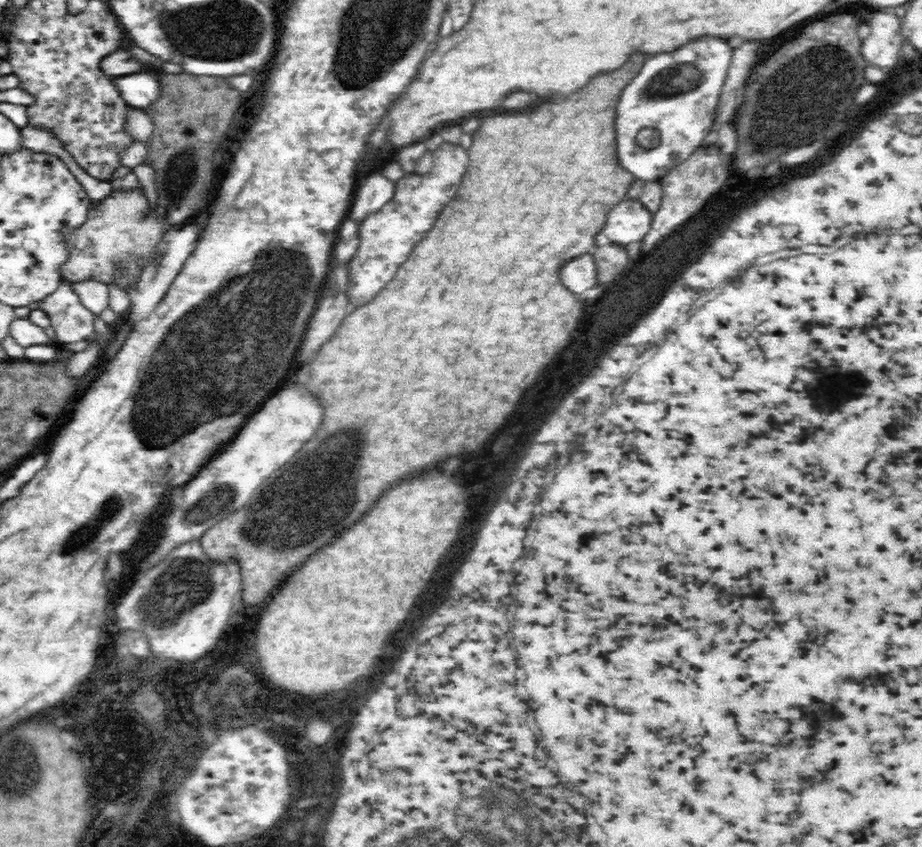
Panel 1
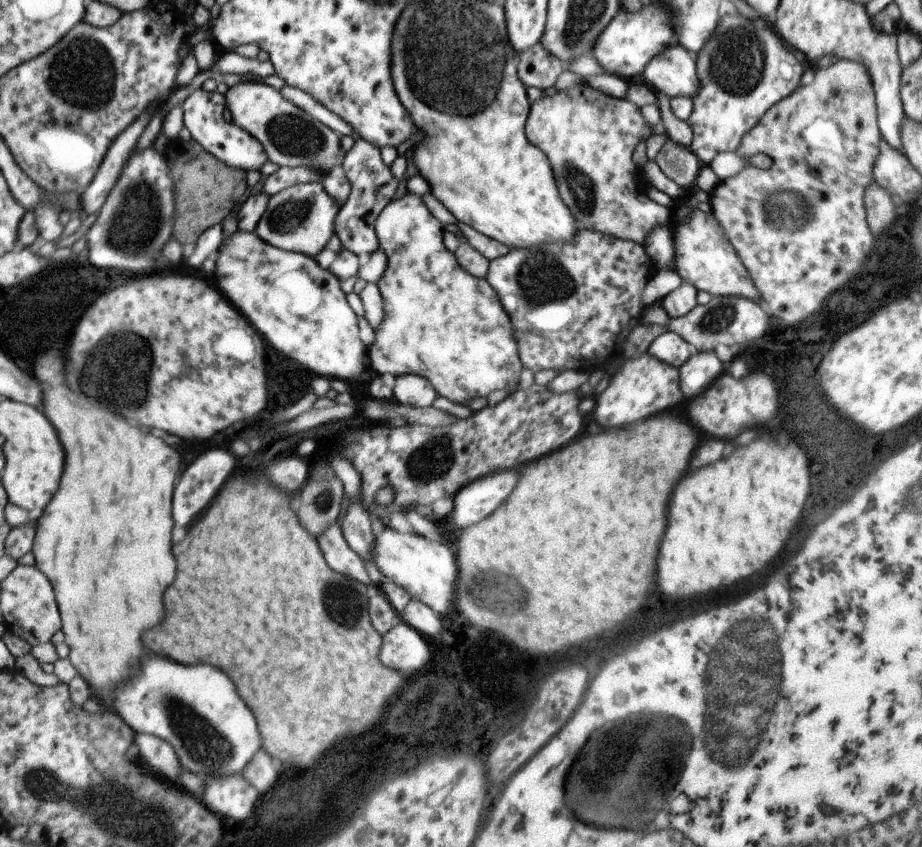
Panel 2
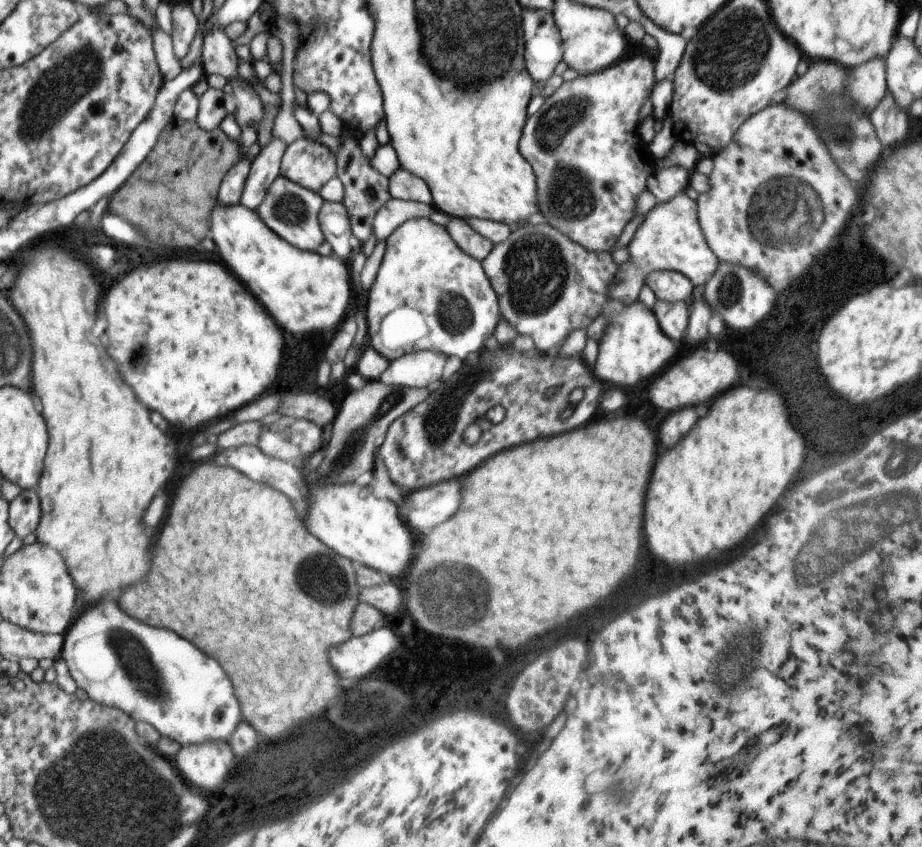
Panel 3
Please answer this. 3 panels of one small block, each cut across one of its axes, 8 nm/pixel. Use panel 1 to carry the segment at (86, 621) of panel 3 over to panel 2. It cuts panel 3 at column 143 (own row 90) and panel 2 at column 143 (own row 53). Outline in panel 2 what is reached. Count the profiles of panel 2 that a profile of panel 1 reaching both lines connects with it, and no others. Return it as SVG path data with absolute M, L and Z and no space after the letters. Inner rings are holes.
M152 654L140 680L122 686L113 697L112 710L118 711L139 733L150 733L168 740L176 748L183 766L203 776L243 774L263 746L263 736L252 708L240 696L234 680L212 664L184 666L172 659Z

